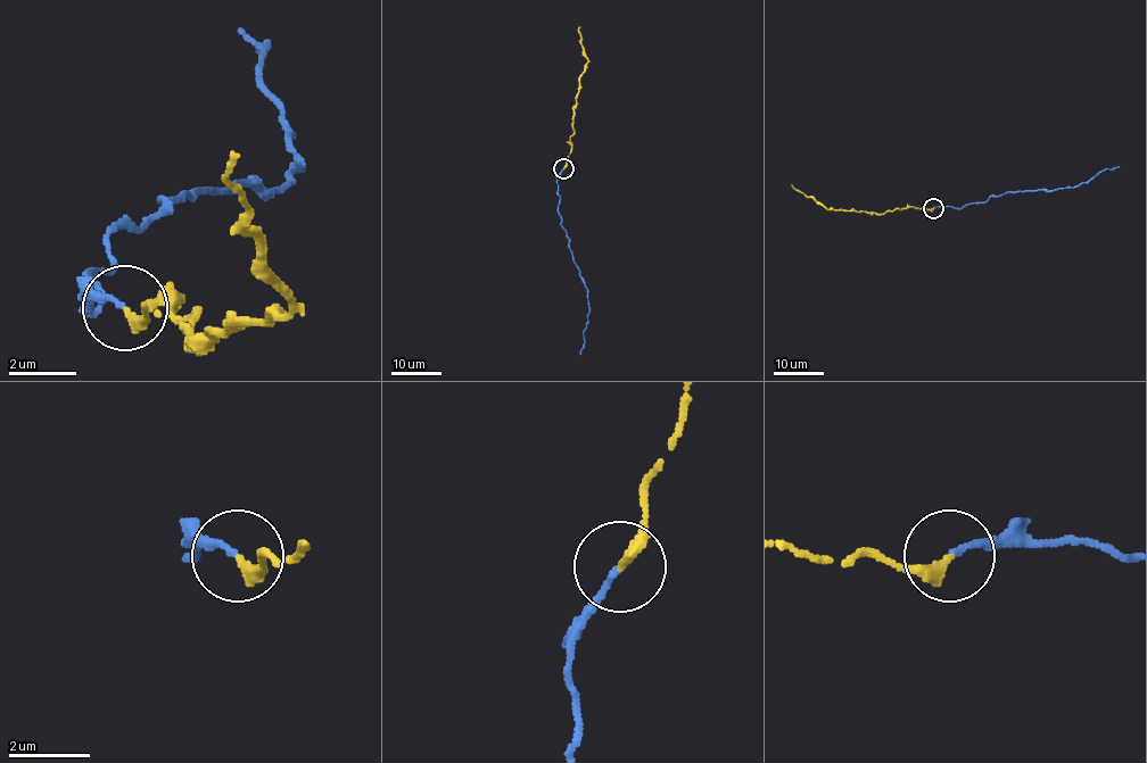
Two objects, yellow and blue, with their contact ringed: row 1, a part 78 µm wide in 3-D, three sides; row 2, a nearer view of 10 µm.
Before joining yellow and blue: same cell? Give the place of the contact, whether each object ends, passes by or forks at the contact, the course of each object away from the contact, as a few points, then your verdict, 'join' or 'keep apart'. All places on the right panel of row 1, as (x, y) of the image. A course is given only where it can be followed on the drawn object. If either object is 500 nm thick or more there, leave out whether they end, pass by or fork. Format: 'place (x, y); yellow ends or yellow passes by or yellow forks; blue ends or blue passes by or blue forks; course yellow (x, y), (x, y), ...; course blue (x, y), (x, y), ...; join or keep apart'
place (933, 208); yellow ends; blue ends; course yellow (933, 208), (897, 208), (876, 214), (828, 209), (792, 184); course blue (933, 208), (962, 208), (1008, 192), (1078, 187), (1102, 171), (1120, 167); keep apart

